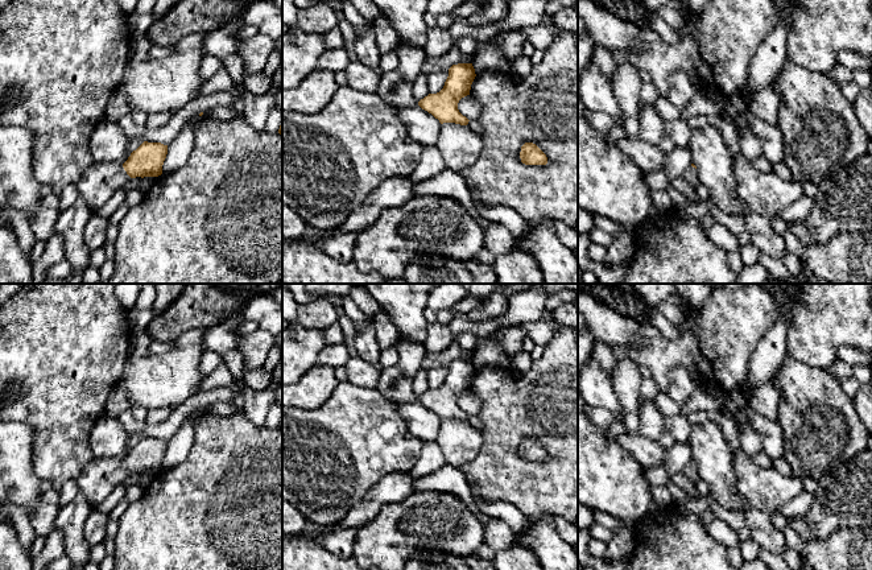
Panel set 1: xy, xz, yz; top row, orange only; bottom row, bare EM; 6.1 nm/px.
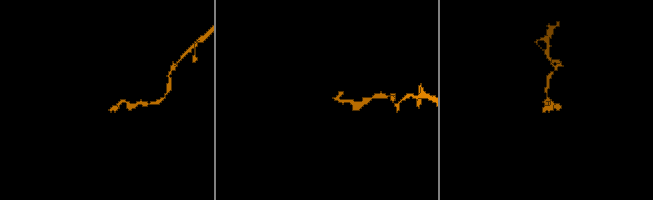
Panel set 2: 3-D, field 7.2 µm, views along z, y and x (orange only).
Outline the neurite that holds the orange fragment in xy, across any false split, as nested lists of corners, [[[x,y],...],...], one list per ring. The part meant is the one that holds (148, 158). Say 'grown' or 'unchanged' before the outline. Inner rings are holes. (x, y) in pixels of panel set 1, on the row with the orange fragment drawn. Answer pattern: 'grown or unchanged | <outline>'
grown | [[[144,141],[124,164],[95,162],[77,183],[79,197],[95,211],[131,178],[161,175],[166,154],[168,145]]]

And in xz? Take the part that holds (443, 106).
grown | [[[400,44],[396,49],[398,65],[394,70],[381,73],[376,95],[392,108],[420,106],[443,123],[467,125],[468,119],[458,110],[462,98],[470,95],[471,84],[476,77],[472,63],[458,63],[449,69],[443,88],[418,100],[413,95],[413,83],[421,74],[426,61],[423,48]]]

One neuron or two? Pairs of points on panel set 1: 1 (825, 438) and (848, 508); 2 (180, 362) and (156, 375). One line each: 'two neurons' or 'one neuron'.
1: two neurons
2: one neuron

